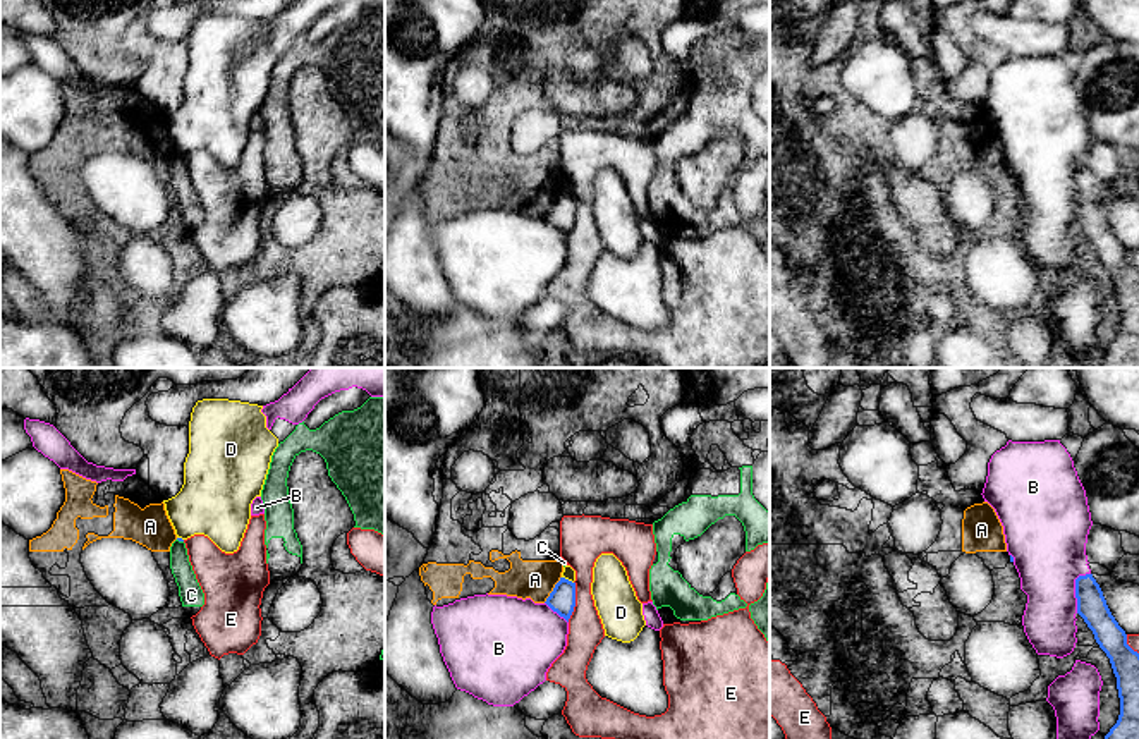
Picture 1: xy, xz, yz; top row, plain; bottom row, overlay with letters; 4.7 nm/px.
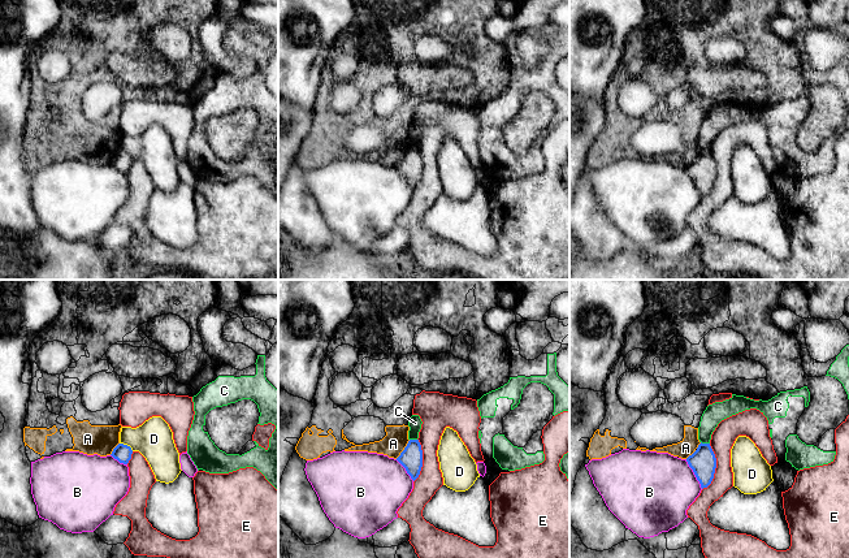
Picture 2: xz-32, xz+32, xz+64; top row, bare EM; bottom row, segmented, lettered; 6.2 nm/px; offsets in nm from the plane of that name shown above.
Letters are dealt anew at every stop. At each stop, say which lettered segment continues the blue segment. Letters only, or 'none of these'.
none of these

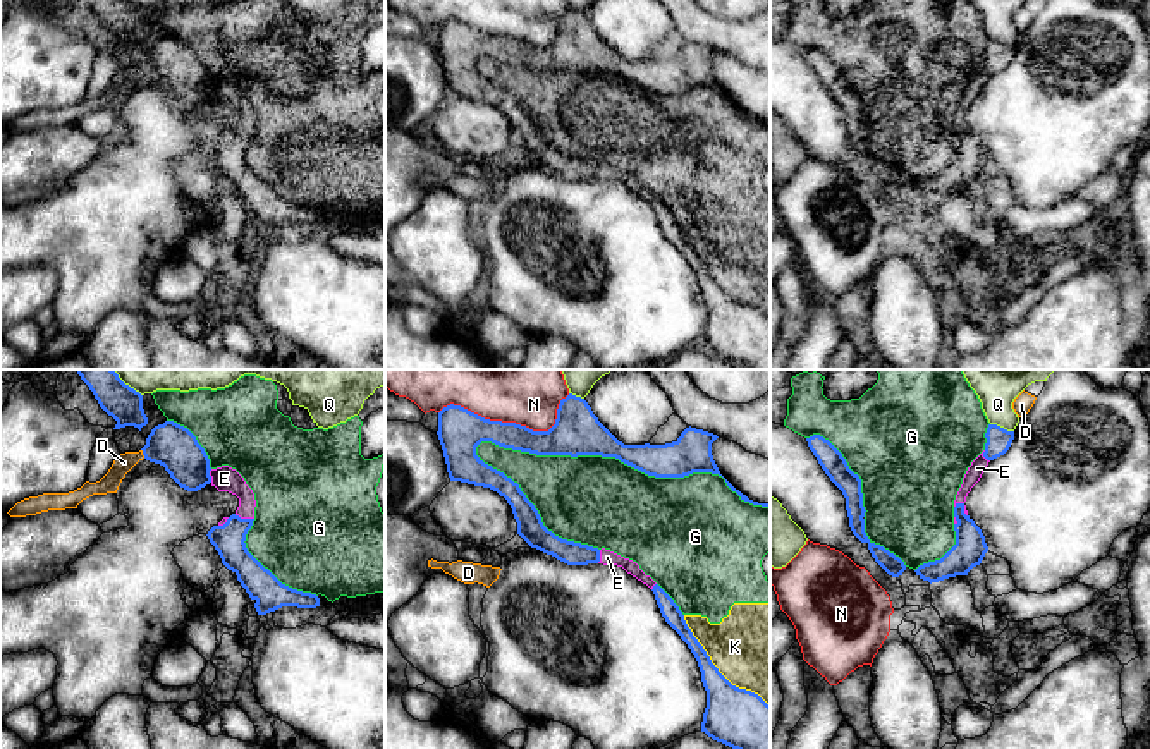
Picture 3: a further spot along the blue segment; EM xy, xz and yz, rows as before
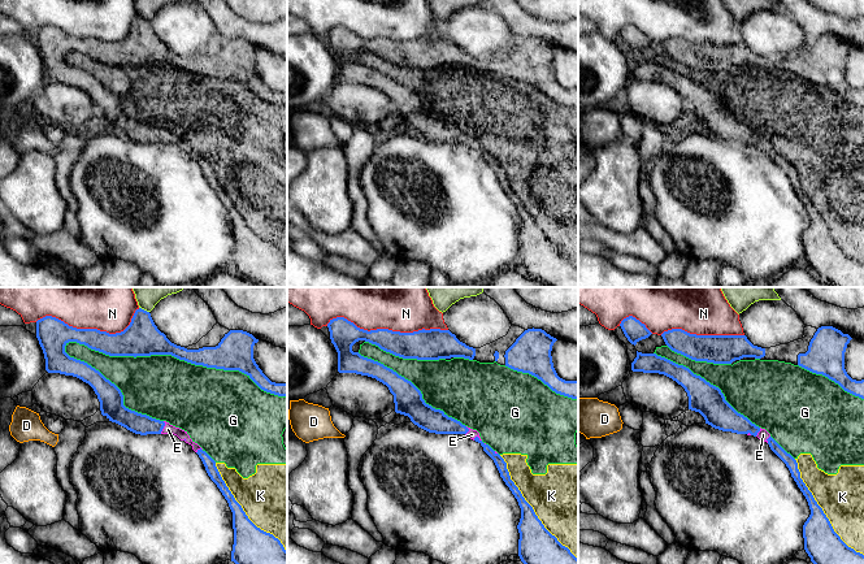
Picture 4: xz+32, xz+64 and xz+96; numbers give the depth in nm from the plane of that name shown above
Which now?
E

